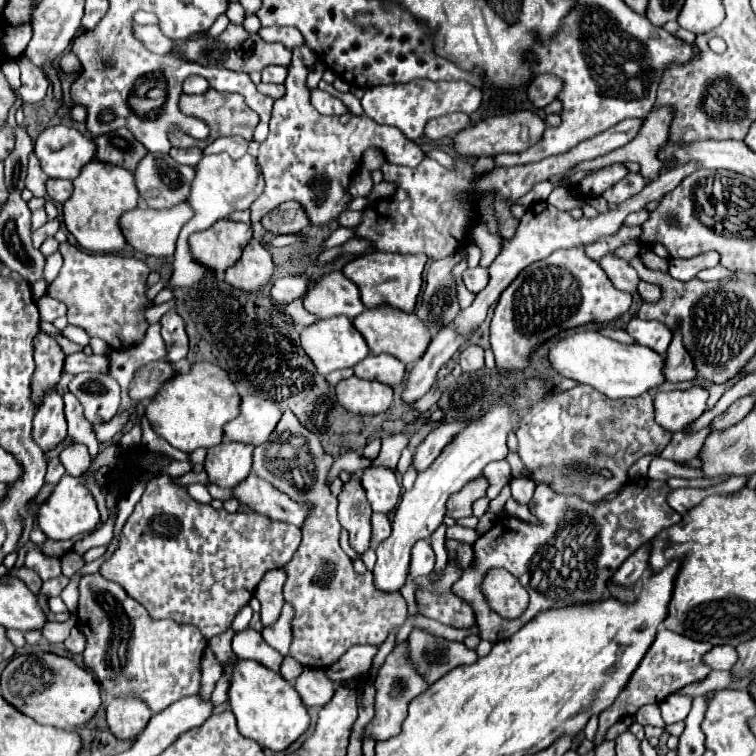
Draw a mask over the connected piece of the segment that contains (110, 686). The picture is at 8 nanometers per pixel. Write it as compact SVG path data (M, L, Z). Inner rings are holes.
M98 572L96 574L88 574L88 576L82 576L80 580L80 600L78 600L78 630L86 636L86 650L82 654L84 658L84 666L88 670L94 672L94 676L98 678L100 686L114 698L140 698L150 710L152 714L158 714L162 712L164 708L168 708L172 702L184 698L184 696L192 696L192 694L198 694L200 692L200 662L202 662L202 656L204 656L204 650L206 650L206 640L204 636L200 636L200 630L198 628L192 628L188 624L176 624L172 620L150 620L146 608L142 604L138 604L134 598L130 598L124 588L116 582L108 582L106 578L102 578Z

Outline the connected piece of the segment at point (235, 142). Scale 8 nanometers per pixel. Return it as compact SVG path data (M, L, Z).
M222 136L204 148L204 154L216 154L216 152L228 152L230 158L238 160L248 152L248 140L244 140L242 136L228 136L228 138Z

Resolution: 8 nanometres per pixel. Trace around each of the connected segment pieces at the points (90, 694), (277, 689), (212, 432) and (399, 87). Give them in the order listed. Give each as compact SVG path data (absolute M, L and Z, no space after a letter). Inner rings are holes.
M34 652L18 654L8 662L2 672L2 698L38 724L74 730L84 726L96 714L100 706L100 688L92 672L78 666L74 660L48 652ZM30 662L38 668L26 668Z
M238 660L234 666L226 668L226 672L230 674L230 710L234 712L238 732L244 738L250 738L272 752L282 752L310 728L310 714L300 694L278 672L272 672L252 660Z
M210 362L192 364L188 374L176 374L144 406L152 430L178 450L212 448L222 442L222 426L238 416L240 394L228 374Z
M414 80L406 84L388 84L388 86L374 86L368 88L362 106L370 120L376 124L386 124L400 128L406 138L418 140L422 136L424 124L430 118L438 118L452 112L466 112L472 114L482 100L482 90L478 86L472 86L464 80L452 80L452 82L432 82L432 80Z

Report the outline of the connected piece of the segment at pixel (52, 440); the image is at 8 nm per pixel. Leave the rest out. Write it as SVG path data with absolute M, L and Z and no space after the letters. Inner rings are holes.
M54 390L44 398L36 410L32 422L32 440L42 448L42 452L54 450L66 438L66 418L62 396Z

